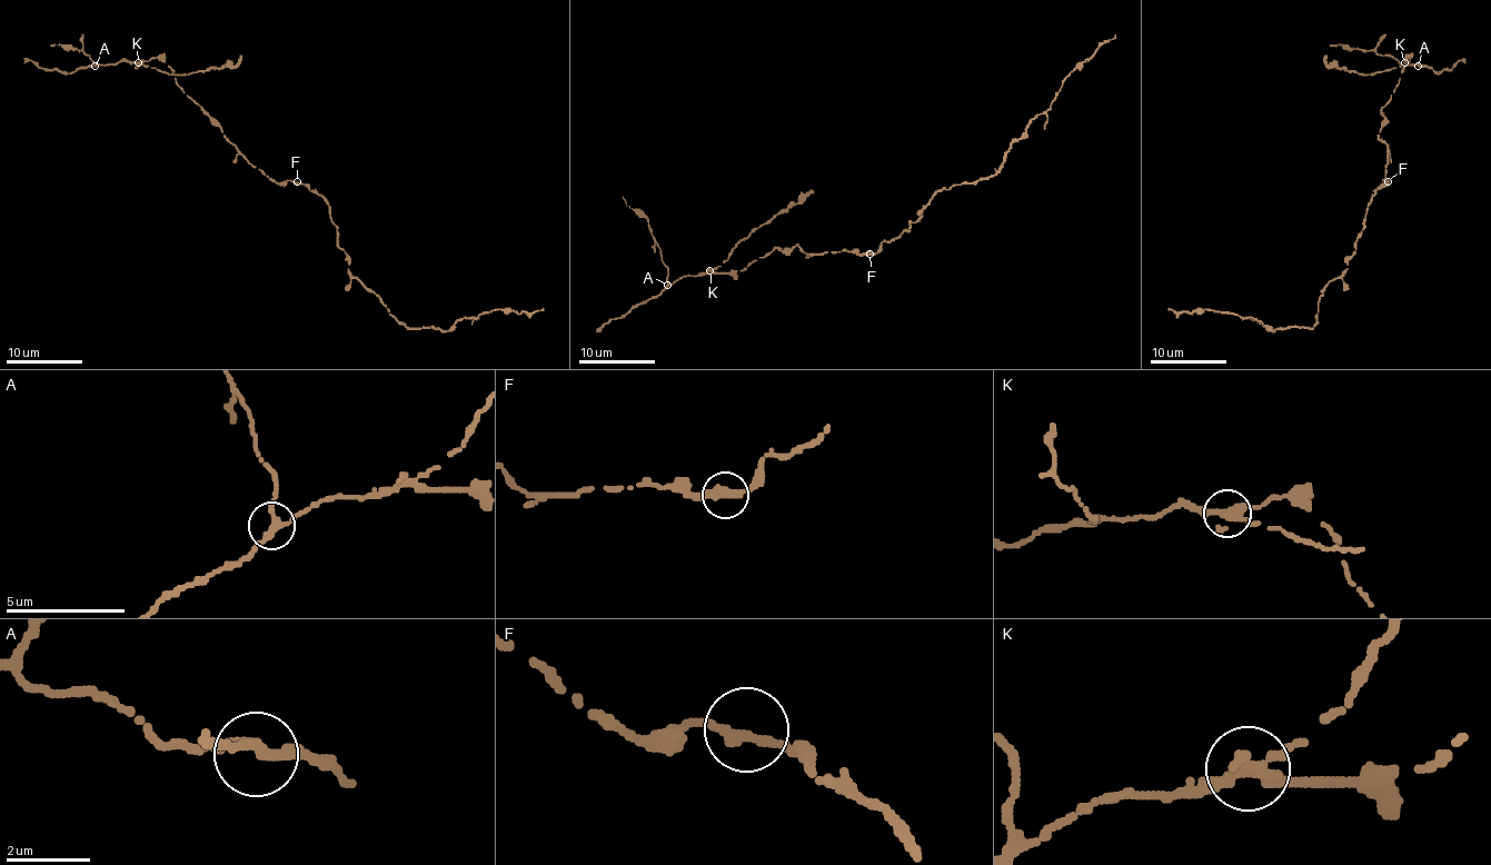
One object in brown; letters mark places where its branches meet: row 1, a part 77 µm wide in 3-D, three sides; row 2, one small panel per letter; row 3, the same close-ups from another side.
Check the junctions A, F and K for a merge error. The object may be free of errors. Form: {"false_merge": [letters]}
{"false_merge": ["K"]}

